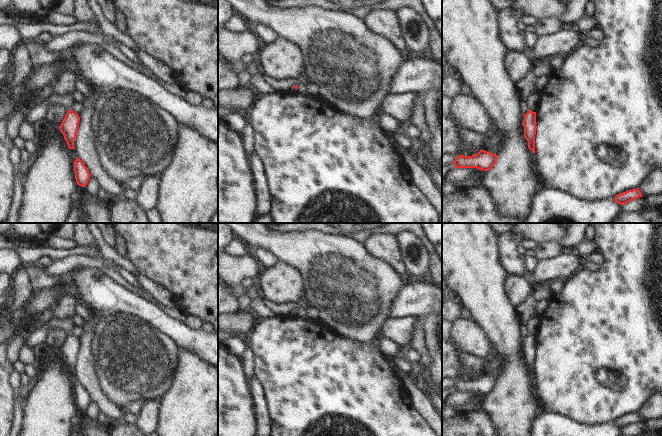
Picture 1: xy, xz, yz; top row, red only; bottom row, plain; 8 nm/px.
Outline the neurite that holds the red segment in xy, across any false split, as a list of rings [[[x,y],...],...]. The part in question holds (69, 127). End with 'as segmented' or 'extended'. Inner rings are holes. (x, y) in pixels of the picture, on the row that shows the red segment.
[[[68,110],[59,128],[64,135],[69,149],[74,149],[74,140],[78,132],[80,117],[73,110]]]; as segmented

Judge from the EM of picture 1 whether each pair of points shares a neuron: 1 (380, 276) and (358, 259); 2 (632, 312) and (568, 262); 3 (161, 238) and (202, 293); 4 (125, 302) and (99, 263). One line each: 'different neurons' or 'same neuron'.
1: same neuron
2: different neurons
3: same neuron
4: different neurons

